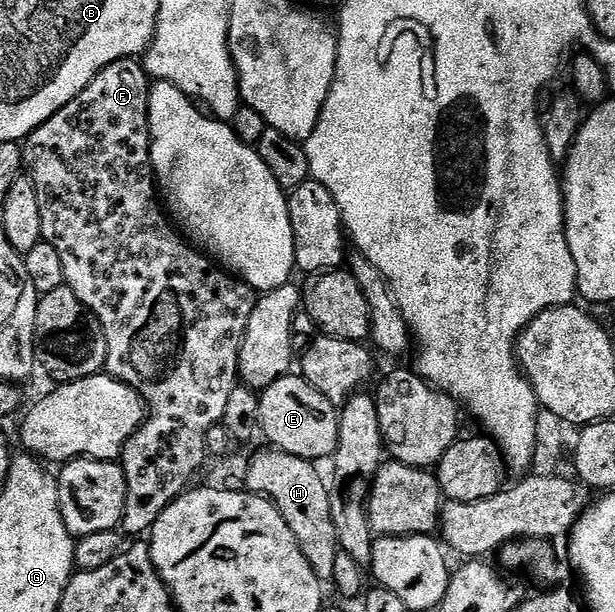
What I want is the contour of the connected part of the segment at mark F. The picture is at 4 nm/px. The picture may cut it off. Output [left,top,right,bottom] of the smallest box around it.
[23,60,258,535]

